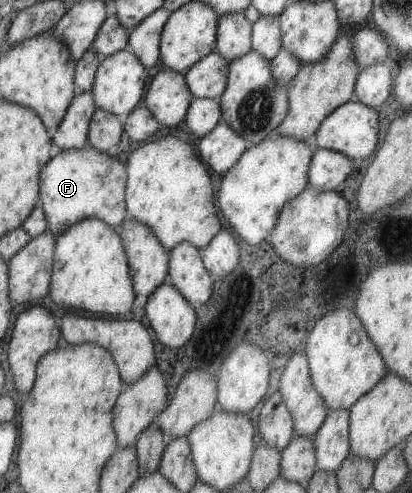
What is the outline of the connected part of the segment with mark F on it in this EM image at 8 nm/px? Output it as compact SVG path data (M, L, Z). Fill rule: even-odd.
M91 144L81 149L59 150L41 168L40 173L40 206L44 209L48 229L54 235L67 231L74 223L83 222L87 218L99 218L103 222L117 228L128 216L126 210L126 185L128 173L126 164L121 163L114 152L102 152Z

